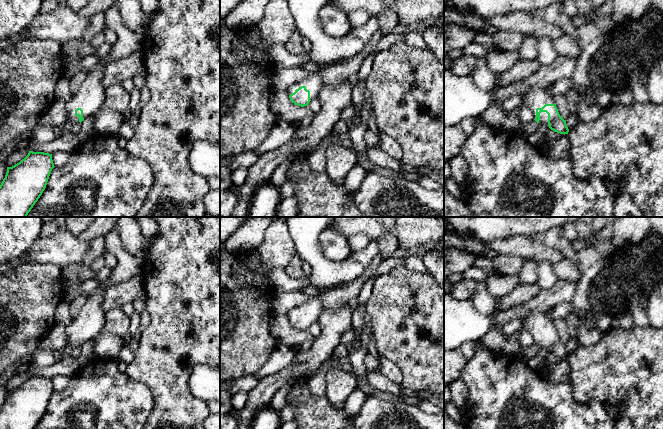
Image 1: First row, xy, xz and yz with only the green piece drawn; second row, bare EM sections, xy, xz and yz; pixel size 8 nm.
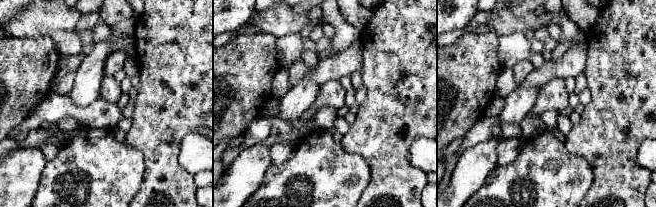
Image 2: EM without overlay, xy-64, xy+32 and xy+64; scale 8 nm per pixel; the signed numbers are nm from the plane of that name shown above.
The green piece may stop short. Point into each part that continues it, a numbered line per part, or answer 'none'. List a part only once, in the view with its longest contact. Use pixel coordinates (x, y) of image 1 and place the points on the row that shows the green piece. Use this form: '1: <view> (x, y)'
1: xz (313, 82)

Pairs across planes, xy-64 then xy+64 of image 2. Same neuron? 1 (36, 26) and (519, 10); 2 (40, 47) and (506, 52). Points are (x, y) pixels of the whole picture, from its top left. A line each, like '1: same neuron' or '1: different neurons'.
1: different neurons
2: different neurons

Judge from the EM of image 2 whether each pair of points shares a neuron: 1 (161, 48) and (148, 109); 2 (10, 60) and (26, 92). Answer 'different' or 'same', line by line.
1: same
2: same

